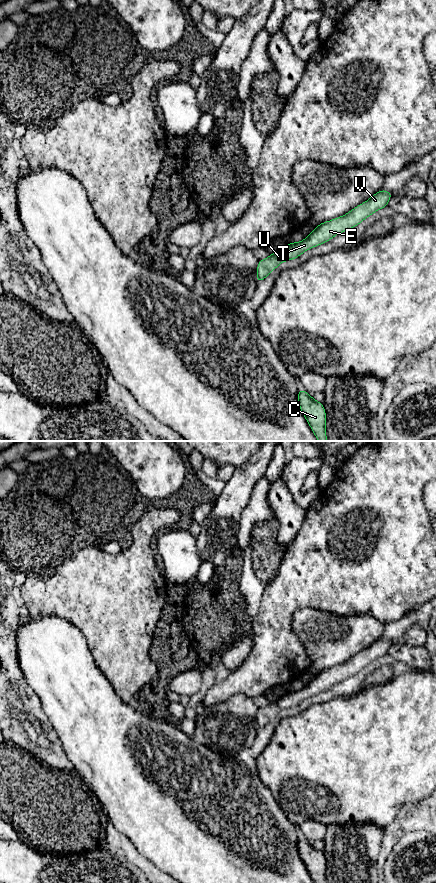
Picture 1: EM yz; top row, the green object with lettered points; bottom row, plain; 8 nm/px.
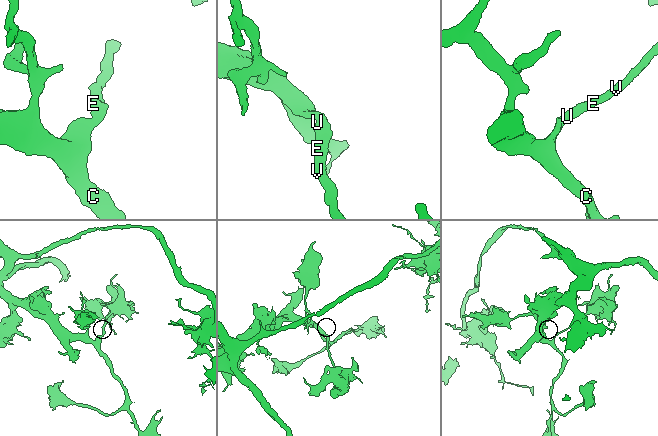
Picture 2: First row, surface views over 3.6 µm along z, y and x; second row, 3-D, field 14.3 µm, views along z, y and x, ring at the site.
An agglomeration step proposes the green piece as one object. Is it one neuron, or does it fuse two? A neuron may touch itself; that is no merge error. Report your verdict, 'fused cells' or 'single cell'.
single cell

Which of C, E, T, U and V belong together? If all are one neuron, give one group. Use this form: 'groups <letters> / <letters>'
groups C E T U V

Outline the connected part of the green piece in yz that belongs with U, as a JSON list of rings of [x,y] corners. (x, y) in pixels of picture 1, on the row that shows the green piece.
[[[382,189],[345,215],[322,222],[302,241],[291,242],[278,252],[259,260],[256,274],[257,283],[264,280],[282,262],[298,258],[305,251],[324,244],[336,235],[358,226],[373,213],[387,207],[391,197],[391,192]]]

